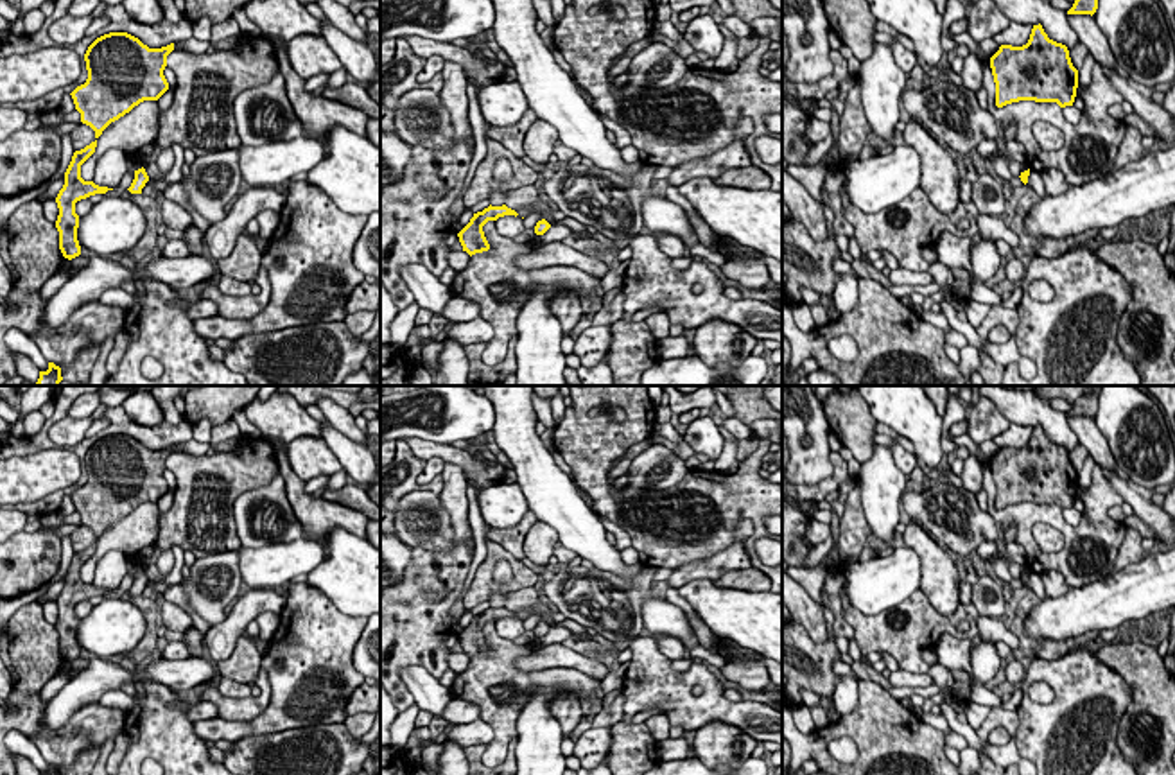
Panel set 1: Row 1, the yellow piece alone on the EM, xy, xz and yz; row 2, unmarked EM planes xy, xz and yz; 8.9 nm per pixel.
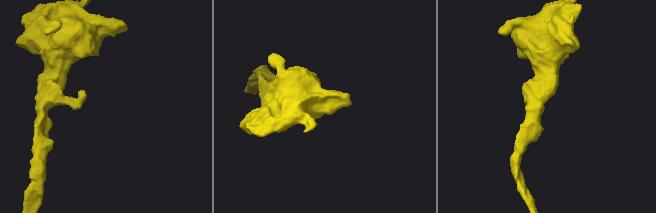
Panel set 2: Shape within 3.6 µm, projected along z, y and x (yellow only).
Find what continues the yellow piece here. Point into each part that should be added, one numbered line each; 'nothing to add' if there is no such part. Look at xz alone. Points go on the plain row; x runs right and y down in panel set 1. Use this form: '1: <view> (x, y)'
nothing to add

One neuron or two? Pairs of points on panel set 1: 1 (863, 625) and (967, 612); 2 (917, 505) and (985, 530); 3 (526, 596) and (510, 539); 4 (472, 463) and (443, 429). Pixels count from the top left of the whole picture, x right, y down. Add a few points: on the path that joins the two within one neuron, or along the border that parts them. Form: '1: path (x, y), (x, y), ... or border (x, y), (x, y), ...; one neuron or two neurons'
1: path (888, 630), (942, 625); one neuron
2: path (930, 522), (967, 542); one neuron
3: border (537, 583), (508, 594); two neurons
4: border (406, 436), (420, 436), (447, 445); two neurons

